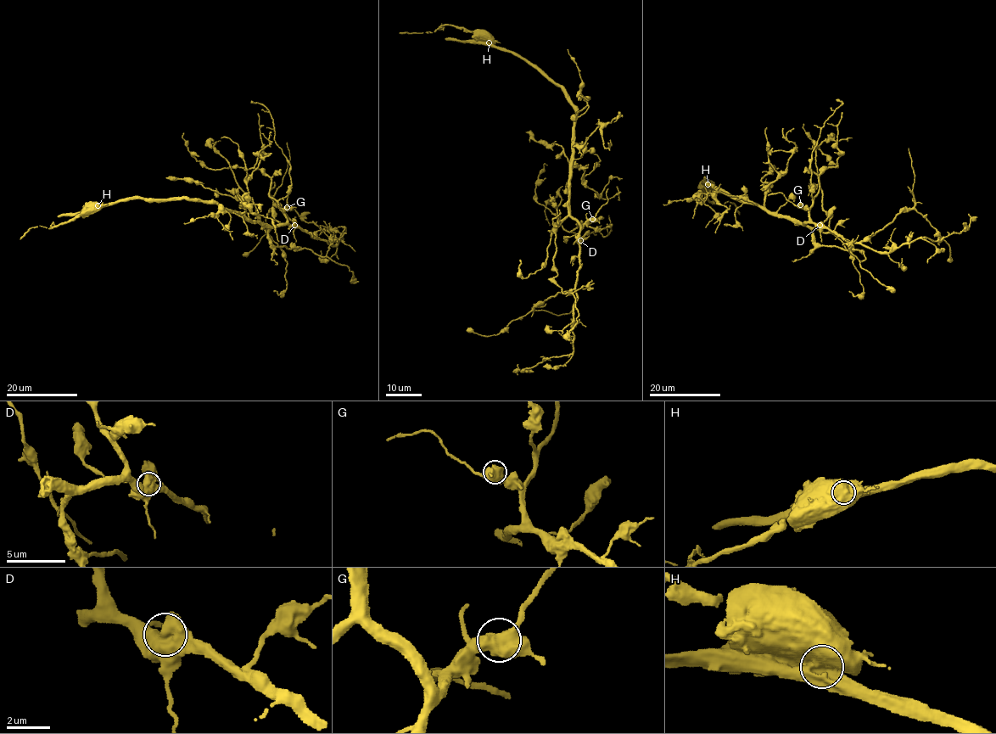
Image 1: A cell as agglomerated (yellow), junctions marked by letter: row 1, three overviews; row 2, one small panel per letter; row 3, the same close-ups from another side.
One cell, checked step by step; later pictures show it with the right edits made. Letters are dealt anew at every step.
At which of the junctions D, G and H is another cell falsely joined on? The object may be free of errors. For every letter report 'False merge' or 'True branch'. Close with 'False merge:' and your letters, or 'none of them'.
D: True branch
G: True branch
H: False merge
False merge: H

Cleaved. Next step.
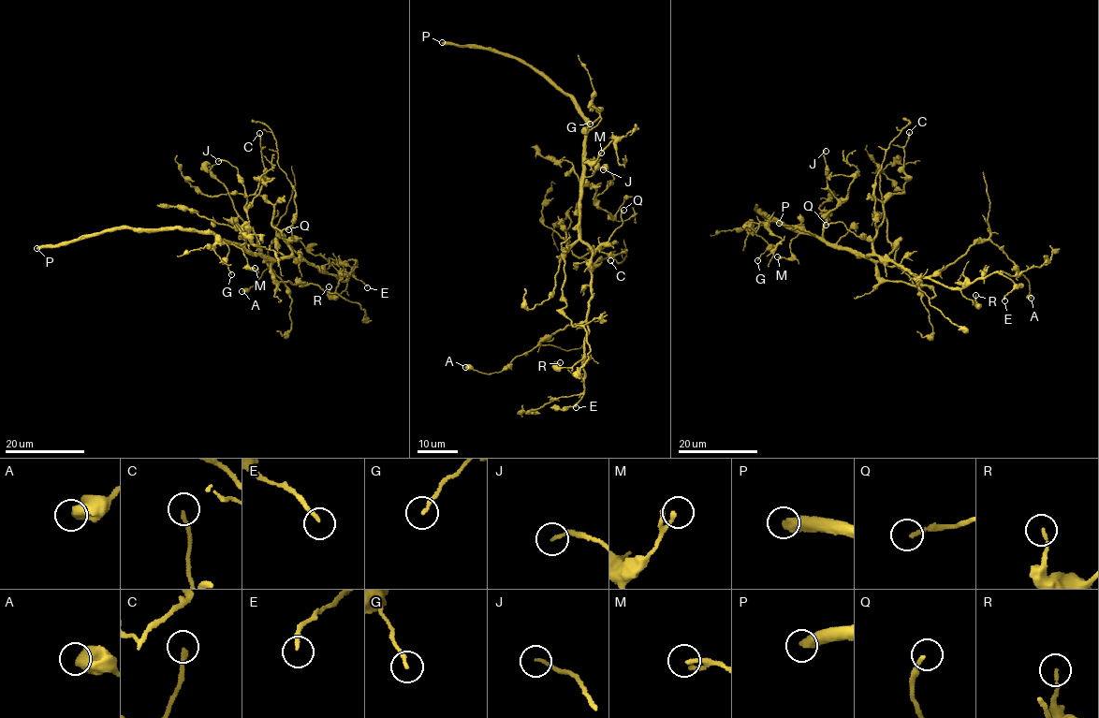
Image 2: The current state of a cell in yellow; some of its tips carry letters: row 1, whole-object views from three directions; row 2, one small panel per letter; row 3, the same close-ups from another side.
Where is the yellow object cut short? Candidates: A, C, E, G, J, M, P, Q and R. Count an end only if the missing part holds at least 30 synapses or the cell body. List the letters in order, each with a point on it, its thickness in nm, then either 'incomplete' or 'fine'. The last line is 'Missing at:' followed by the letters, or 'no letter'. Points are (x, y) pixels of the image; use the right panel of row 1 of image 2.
A: place (1031, 298); calibre 700 nm; fine
C: place (909, 132); calibre 180 nm; incomplete
E: place (1004, 300); calibre 170 nm; fine
G: place (757, 260); calibre 160 nm; fine
J: place (826, 151); calibre 140 nm; fine
M: place (777, 256); calibre 120 nm; fine
P: place (779, 223); calibre 550 nm; incomplete
Q: place (826, 225); calibre 160 nm; incomplete
R: place (975, 295); calibre 150 nm; fine
Missing at: C, P, Q

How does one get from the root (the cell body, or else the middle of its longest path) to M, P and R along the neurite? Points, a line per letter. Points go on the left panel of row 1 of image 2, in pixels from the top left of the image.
M: (263, 256), (252, 255), (240, 245), (232, 244), (241, 248), (248, 266), (255, 268)
P: (263, 256), (249, 253), (240, 245), (224, 242), (212, 234), (175, 227), (119, 228), (36, 248)
R: (263, 256), (303, 258), (323, 271), (347, 282), (345, 289), (337, 297), (329, 295), (329, 286)

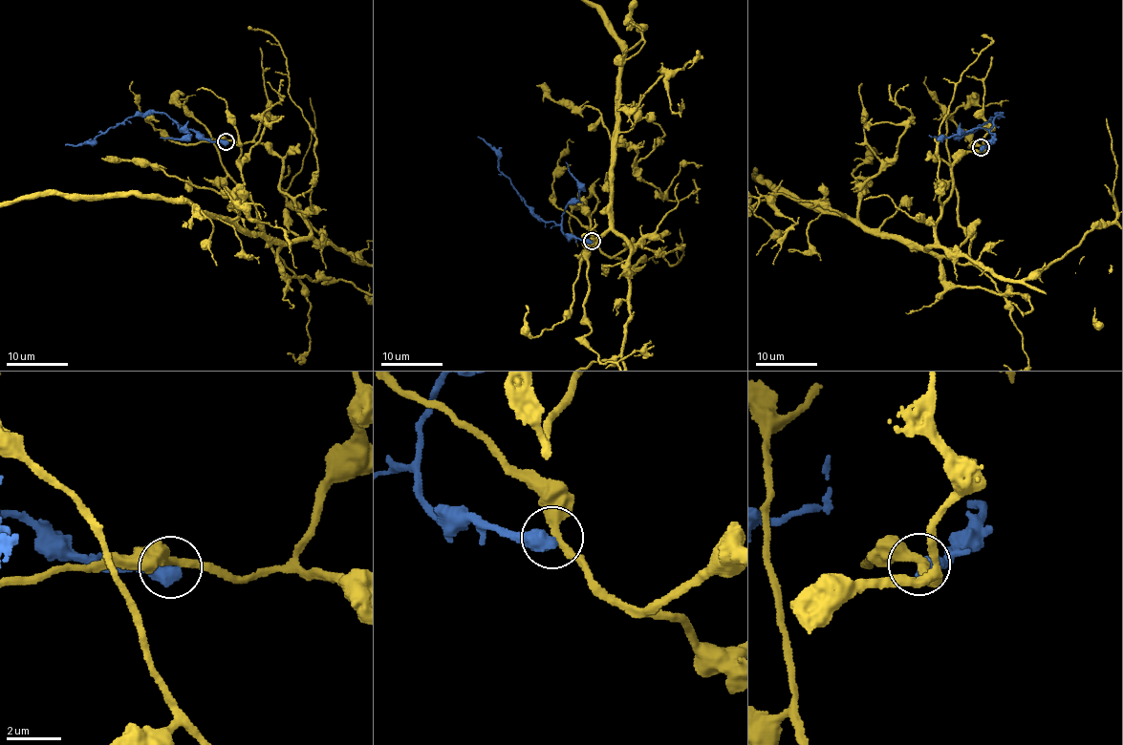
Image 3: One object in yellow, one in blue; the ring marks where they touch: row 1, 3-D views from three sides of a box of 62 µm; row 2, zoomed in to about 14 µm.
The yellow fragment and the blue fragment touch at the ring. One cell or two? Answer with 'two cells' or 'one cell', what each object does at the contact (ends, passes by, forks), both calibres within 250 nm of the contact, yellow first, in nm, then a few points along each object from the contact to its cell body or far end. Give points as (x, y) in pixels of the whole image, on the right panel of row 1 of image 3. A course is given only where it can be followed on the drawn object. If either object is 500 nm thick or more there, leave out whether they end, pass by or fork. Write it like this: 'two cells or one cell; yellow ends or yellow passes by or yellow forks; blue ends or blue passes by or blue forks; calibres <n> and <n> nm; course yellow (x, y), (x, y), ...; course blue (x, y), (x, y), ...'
two cells; calibres 320 and 600 nm; course yellow (980, 146), (957, 159), (930, 246), (809, 209), (756, 172), (790, 197); course blue (980, 147), (990, 144), (994, 136), (989, 129), (1001, 115), (978, 125), (974, 132), (955, 138)

